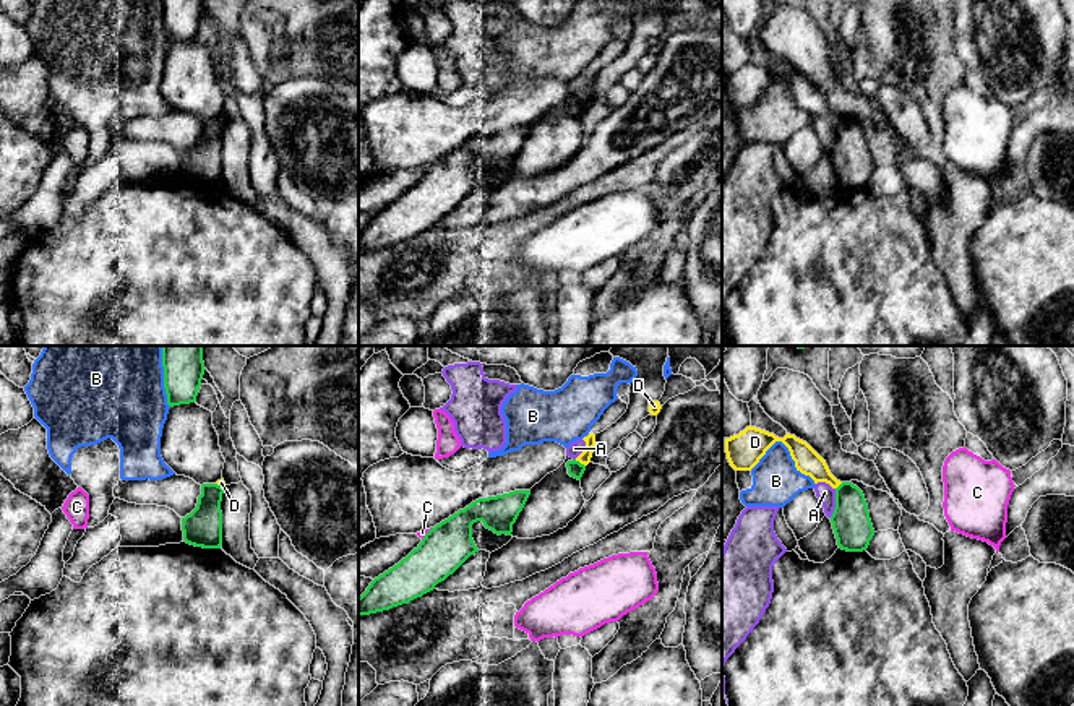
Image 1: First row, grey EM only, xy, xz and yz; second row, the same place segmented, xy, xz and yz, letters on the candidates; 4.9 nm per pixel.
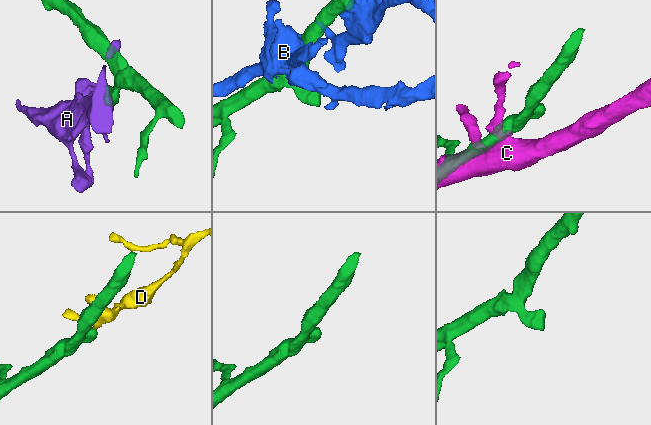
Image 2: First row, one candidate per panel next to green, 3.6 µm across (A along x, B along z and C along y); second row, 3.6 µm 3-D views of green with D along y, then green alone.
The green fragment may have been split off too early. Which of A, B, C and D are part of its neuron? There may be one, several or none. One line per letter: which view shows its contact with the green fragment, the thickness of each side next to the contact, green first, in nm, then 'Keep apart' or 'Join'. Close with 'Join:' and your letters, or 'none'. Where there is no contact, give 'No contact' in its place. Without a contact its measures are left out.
A: Touches green in yz. Thickness 190 nm (green) against 90 nm. Keep apart
B: Touches green in xy. Thickness 180 nm (green) against 380 nm. Keep apart
C: Touches green in xz. Thickness 240 nm (green) against 30 nm. Keep apart
D: Touches green in xz. Thickness 80 nm (green) against 60 nm. Keep apart
Join: none

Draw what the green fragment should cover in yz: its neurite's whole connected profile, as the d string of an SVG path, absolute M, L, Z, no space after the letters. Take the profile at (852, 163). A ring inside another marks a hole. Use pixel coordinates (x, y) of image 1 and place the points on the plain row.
M852 118L836 125L836 144L831 153L837 182L847 188L863 188L874 172L863 128Z

